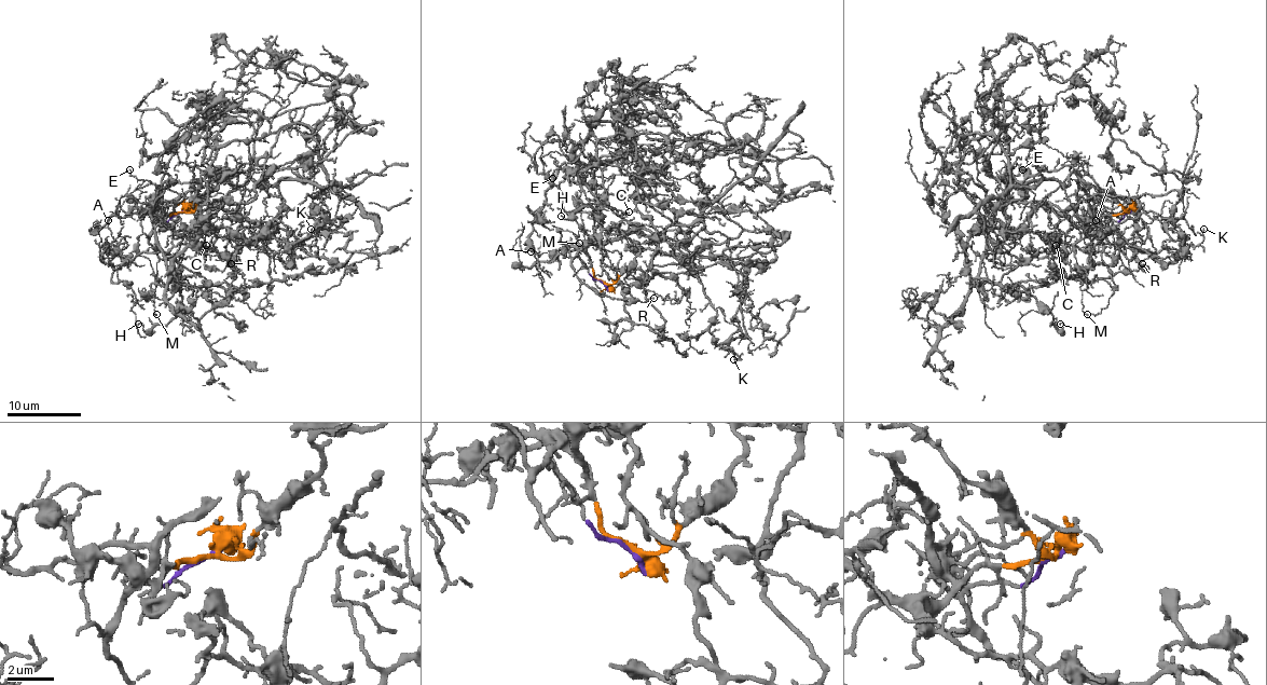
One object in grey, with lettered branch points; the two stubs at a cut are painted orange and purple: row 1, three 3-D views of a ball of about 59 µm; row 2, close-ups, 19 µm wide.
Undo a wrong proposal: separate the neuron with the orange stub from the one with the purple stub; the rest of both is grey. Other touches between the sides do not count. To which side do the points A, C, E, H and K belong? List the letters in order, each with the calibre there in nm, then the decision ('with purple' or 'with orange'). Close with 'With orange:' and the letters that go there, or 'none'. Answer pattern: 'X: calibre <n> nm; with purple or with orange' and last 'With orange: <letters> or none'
A: calibre 110 nm; with orange
C: calibre 90 nm; with orange
E: calibre 100 nm; with orange
H: calibre 130 nm; with orange
K: calibre 140 nm; with orange
With orange: A, C, E, H, K

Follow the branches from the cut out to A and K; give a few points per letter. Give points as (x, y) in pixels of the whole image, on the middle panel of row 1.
A: (604, 283), (586, 248), (598, 222), (573, 152), (580, 144), (546, 191), (529, 243), (538, 256), (531, 251)
K: (604, 283), (586, 248), (601, 204), (663, 240), (698, 279), (716, 313), (710, 329), (733, 358)

